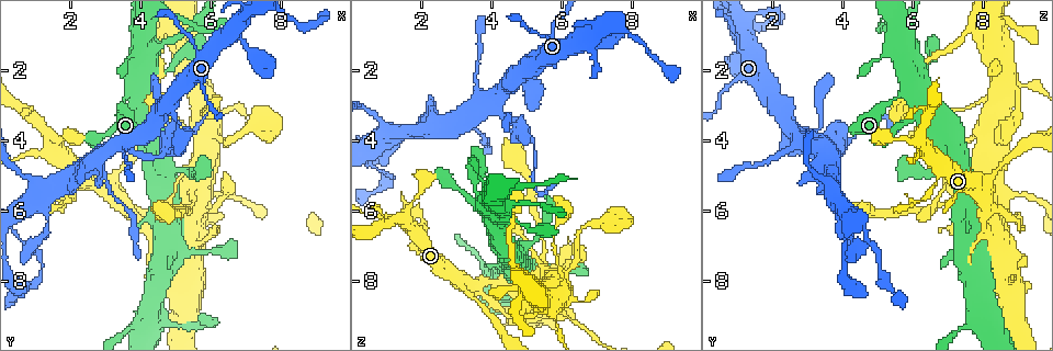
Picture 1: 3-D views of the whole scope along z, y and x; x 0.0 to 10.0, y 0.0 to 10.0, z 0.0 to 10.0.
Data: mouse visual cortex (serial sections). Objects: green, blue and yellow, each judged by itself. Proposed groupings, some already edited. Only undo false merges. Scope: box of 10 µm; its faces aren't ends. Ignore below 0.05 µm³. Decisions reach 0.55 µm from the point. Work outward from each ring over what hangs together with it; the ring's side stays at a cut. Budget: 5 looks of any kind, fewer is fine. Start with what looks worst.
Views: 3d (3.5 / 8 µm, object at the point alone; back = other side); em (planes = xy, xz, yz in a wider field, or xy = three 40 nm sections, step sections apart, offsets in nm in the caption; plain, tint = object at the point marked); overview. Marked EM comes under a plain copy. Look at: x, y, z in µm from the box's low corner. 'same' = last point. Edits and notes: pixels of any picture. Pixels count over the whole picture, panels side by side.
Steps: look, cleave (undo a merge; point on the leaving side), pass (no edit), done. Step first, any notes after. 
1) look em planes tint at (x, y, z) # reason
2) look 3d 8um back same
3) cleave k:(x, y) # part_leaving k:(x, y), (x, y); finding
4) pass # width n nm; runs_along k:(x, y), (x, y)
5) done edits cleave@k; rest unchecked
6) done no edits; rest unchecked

look 3d 3.5um at (0.75, 5.05, 3.40) # calibre changes

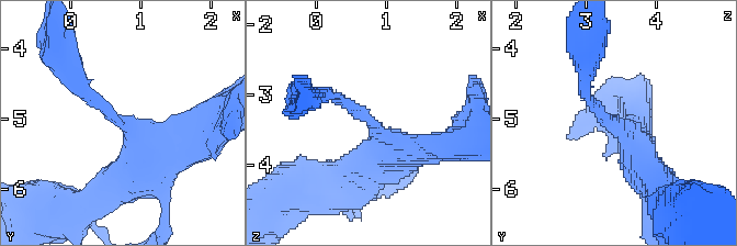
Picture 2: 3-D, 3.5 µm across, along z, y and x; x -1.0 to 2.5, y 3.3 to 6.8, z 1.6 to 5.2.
look em xy step 2 tint at (0.80, 5.05, 3.35) # arm_widths 200, 500 nm

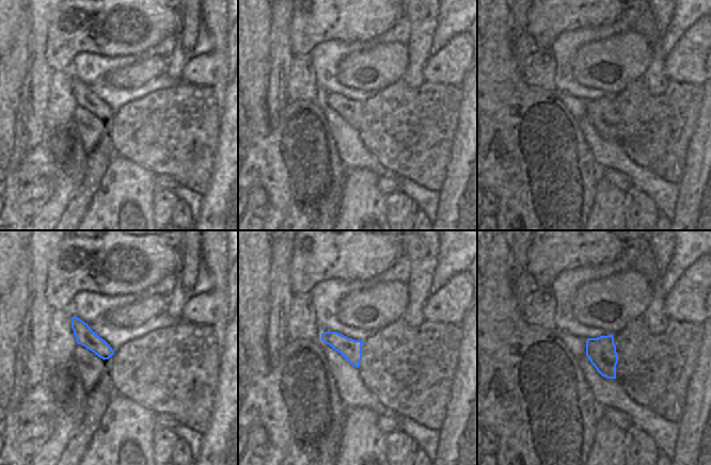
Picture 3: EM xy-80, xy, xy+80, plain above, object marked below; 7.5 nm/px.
pass # width 160 nm; runs_along 3:(74, 319), (106, 356); one cell here

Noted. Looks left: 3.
look 3d 8um at (4.80, 6.70, 8.30)

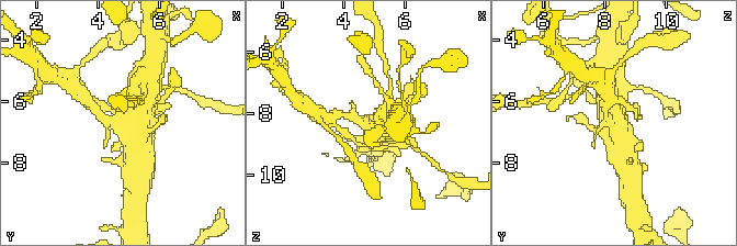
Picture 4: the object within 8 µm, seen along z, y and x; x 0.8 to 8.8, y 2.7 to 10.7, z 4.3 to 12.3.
look em xy step 1 tint same

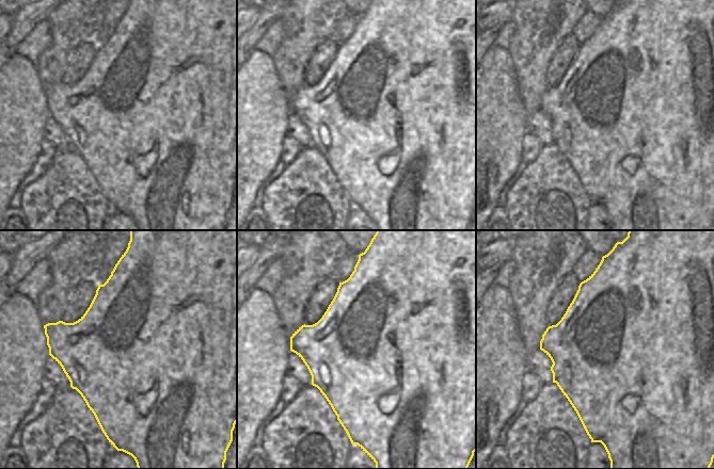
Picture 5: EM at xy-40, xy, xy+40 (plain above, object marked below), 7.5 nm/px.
pass # runs_along 4:(95, 111), (122, 121), (143, 99); continuous, no second cell

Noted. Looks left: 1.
done no edits; rest unchecked

